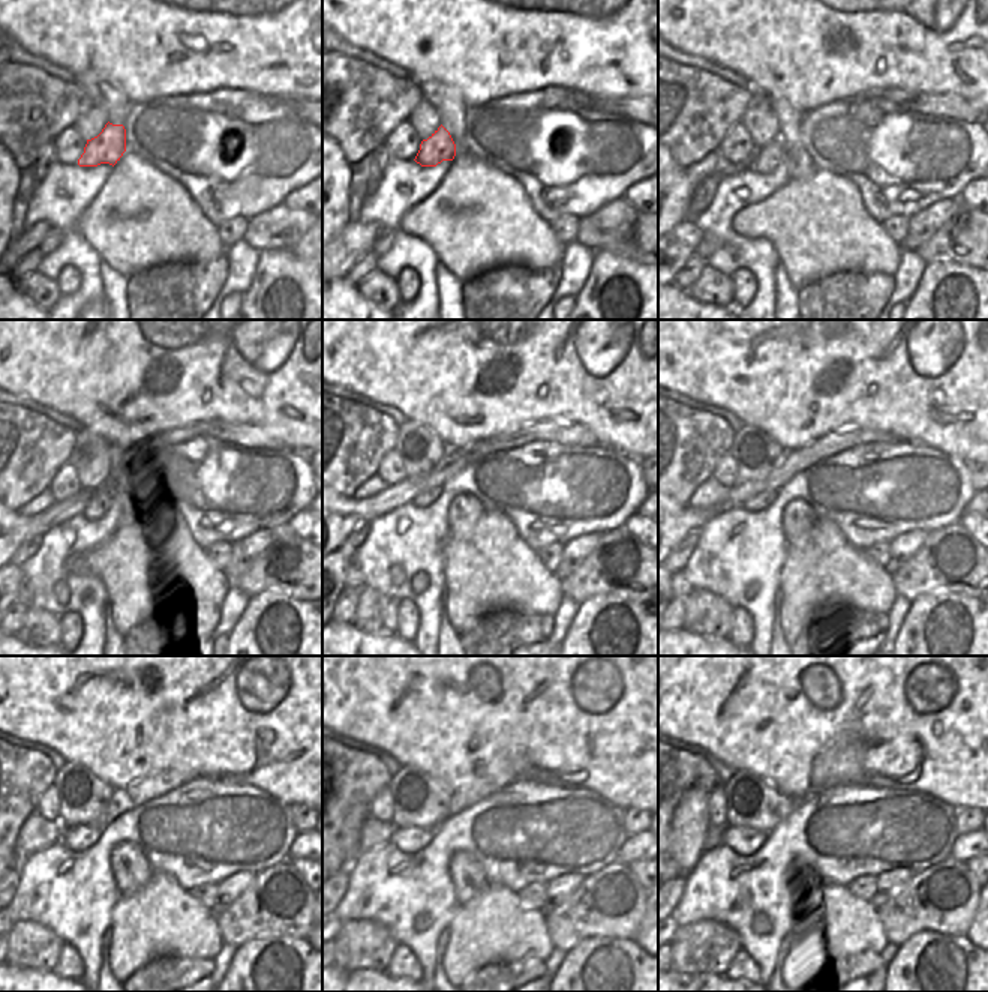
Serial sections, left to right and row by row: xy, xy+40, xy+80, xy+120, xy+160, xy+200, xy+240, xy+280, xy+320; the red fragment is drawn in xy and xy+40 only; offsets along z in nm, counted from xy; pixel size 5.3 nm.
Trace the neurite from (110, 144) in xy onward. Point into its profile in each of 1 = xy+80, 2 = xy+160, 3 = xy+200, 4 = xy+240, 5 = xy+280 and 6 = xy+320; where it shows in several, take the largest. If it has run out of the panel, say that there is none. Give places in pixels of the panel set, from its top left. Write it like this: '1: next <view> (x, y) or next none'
1: next xy+80 (766, 158)
2: next xy+160 (425, 500)
3: next xy+200 (762, 500)
4: next xy+240 (75, 838)
5: next xy+280 (410, 839)
6: next xy+320 (744, 841)

